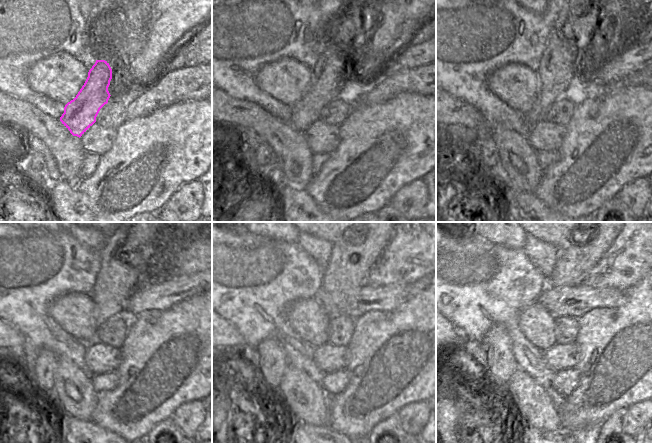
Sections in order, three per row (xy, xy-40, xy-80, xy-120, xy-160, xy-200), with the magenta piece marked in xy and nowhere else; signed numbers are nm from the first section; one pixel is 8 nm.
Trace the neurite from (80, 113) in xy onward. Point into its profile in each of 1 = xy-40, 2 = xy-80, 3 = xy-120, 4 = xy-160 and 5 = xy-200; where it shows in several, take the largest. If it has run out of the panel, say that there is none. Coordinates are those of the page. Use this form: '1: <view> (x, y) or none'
1: xy-40 (328, 73)
2: xy-80 (558, 64)
3: xy-120 (122, 262)
4: xy-160 (353, 256)
5: xy-200 (587, 243)

